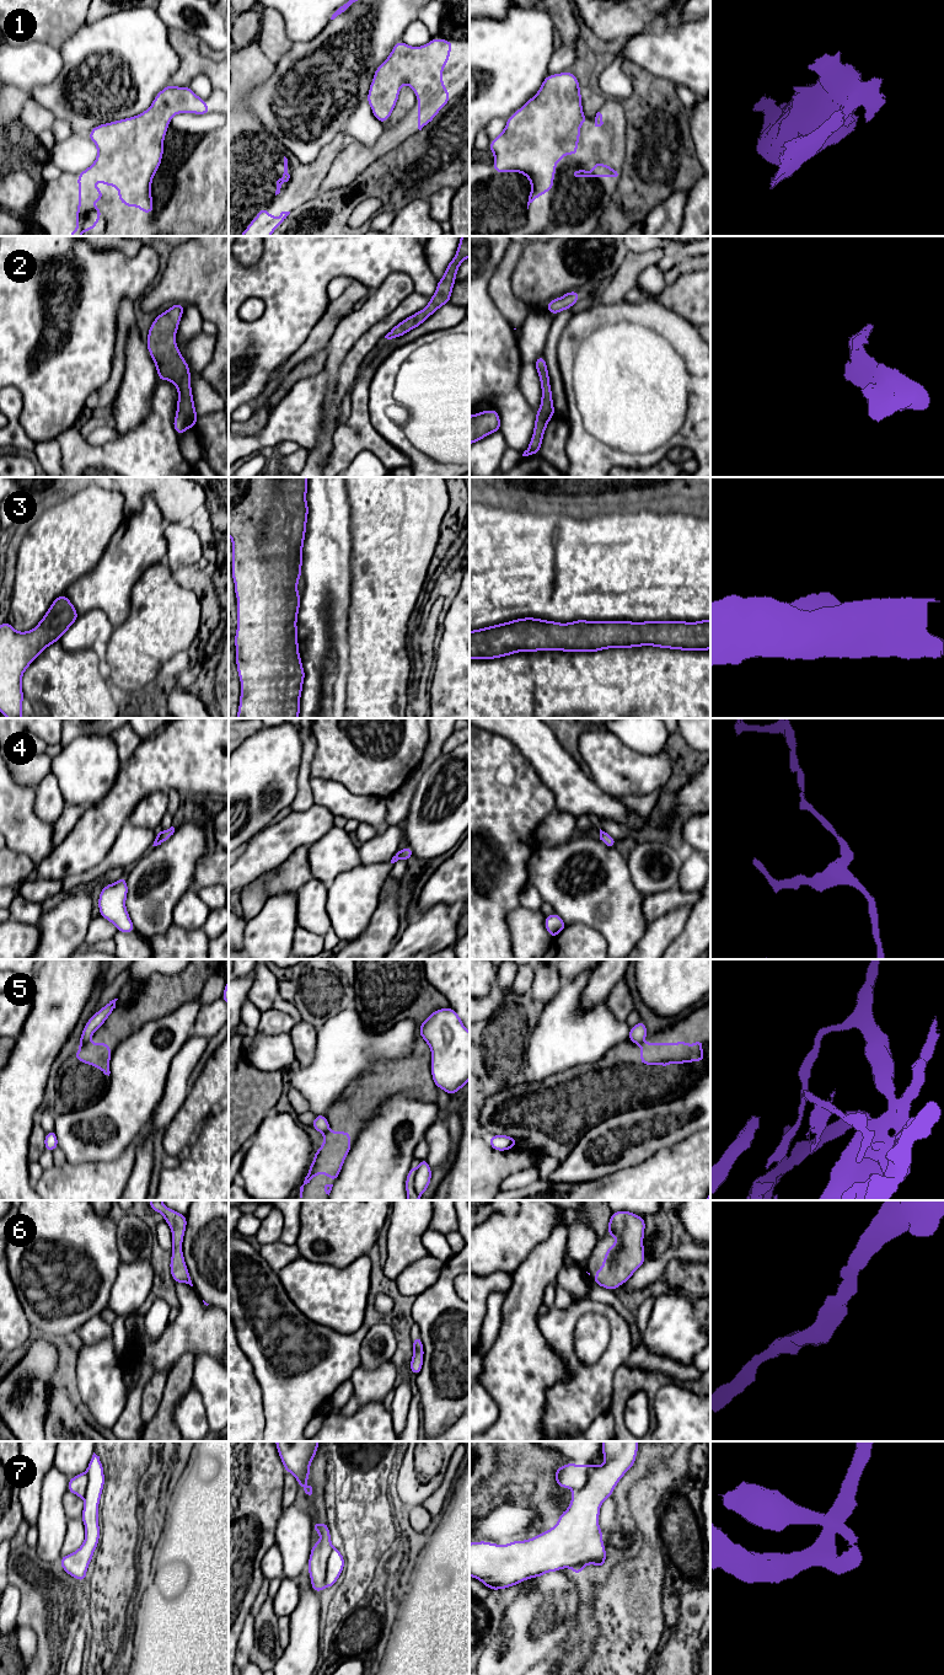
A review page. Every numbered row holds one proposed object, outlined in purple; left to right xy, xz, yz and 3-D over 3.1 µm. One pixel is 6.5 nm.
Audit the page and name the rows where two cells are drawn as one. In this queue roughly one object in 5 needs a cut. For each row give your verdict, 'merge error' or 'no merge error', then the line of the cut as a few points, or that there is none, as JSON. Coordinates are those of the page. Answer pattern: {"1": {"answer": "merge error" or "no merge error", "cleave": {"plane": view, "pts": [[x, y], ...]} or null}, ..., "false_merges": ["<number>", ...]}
{"1": {"answer": "no merge error", "cleave": null}, "2": {"answer": "no merge error", "cleave": null}, "3": {"answer": "no merge error", "cleave": null}, "4": {"answer": "no merge error", "cleave": null}, "5": {"answer": "merge error", "cleave": {"plane": "xy", "pts": [[87, 1042], [80, 1047]]}}, "6": {"answer": "no merge error", "cleave": null}, "7": {"answer": "no merge error", "cleave": null}, "false_merges": ["5"]}

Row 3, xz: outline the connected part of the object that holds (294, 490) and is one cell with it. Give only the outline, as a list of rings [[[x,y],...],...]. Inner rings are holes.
[[[229,477],[229,536],[232,540],[232,579],[237,598],[237,630],[235,635],[236,665],[241,685],[240,706],[236,718],[299,718],[300,697],[305,670],[302,668],[297,642],[297,614],[301,595],[297,593],[302,576],[302,547],[306,534],[309,505],[306,501],[309,477]]]

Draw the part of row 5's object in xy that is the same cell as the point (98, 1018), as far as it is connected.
[[[118,999],[109,1001],[98,1012],[93,1013],[90,1017],[81,1033],[80,1042],[79,1042],[80,1047],[88,1043],[93,1033],[106,1022],[109,1015],[114,1011],[117,1000]]]

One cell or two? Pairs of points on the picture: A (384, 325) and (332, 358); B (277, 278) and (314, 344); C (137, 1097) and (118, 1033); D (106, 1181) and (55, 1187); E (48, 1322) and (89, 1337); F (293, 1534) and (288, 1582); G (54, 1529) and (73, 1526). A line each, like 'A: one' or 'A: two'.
A: two
B: two
C: two
D: one
E: two
F: one
G: two

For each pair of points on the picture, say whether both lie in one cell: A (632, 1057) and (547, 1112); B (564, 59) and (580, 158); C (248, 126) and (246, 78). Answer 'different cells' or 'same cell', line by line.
A: same cell
B: same cell
C: same cell

